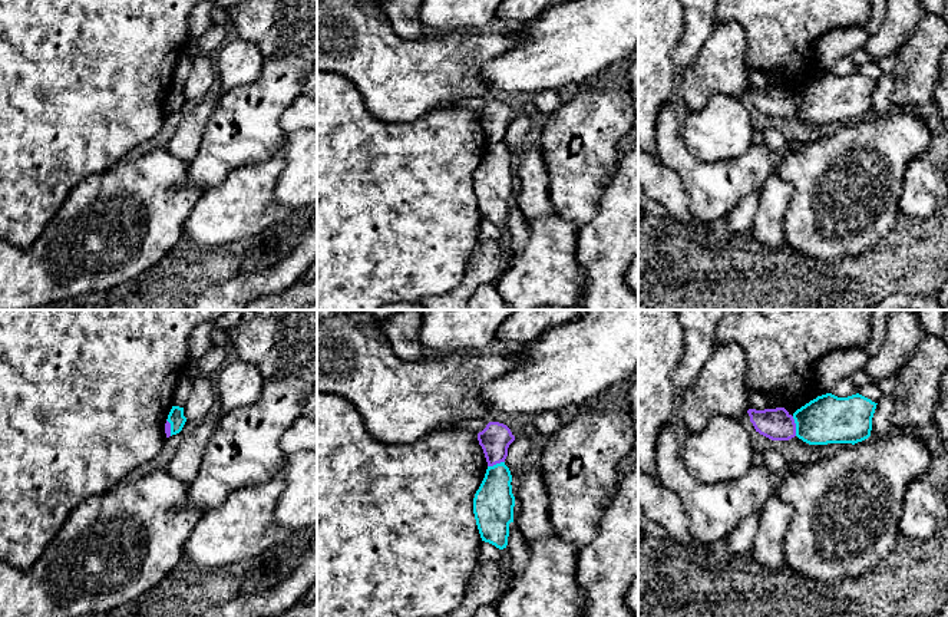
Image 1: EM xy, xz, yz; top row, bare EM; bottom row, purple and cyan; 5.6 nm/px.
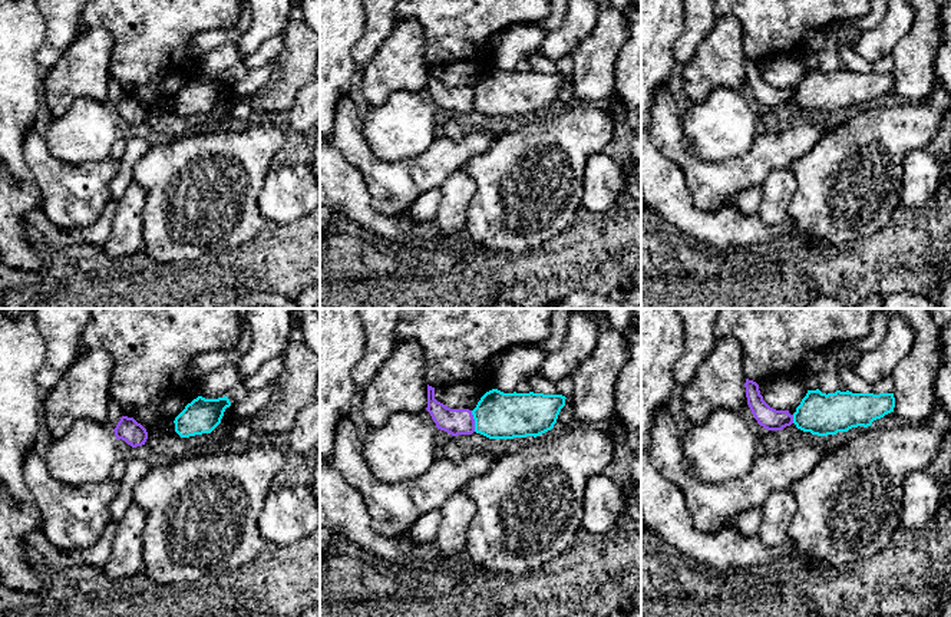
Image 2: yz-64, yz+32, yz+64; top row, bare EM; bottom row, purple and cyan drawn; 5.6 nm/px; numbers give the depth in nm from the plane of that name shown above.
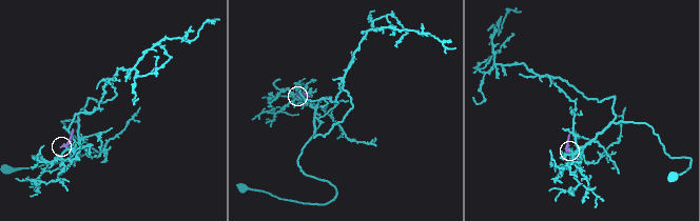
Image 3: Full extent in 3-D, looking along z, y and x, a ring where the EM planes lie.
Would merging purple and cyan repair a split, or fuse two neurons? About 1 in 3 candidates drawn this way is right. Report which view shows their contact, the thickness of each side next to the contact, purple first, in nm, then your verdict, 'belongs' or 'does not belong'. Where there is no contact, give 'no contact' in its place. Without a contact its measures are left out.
meets purple in yz; 180 nm thick on the purple side, 280 nm on the other; does not belong

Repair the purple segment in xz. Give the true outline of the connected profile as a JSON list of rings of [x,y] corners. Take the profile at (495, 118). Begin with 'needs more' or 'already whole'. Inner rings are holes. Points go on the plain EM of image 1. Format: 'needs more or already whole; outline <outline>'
already whole; outline [[[489,100],[486,106],[478,112],[479,123],[483,128],[488,145],[505,141],[508,126],[515,119],[511,108],[499,100]]]

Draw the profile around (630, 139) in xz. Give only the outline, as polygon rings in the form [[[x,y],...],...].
[[[628,132],[628,135],[620,141],[620,145],[618,145],[618,161],[617,161],[617,166],[615,166],[615,171],[612,174],[612,178],[614,178],[615,172],[618,171],[618,168],[620,168],[620,165],[621,165],[621,162],[622,162],[625,154],[627,154],[627,151],[632,145],[638,145],[638,133],[630,133]]]

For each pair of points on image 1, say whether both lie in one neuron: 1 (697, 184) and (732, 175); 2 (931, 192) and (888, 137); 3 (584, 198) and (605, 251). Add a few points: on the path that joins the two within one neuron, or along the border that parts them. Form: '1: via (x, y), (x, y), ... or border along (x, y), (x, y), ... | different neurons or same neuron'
1: via (707, 184), (729, 184) | same neuron
2: border along (918, 155), (907, 165), (899, 197) | different neurons
3: border along (605, 187), (597, 213), (580, 228) | different neurons

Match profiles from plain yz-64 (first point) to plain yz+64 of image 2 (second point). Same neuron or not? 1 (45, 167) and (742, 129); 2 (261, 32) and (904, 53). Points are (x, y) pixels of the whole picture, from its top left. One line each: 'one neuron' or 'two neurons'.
1: two neurons
2: two neurons

